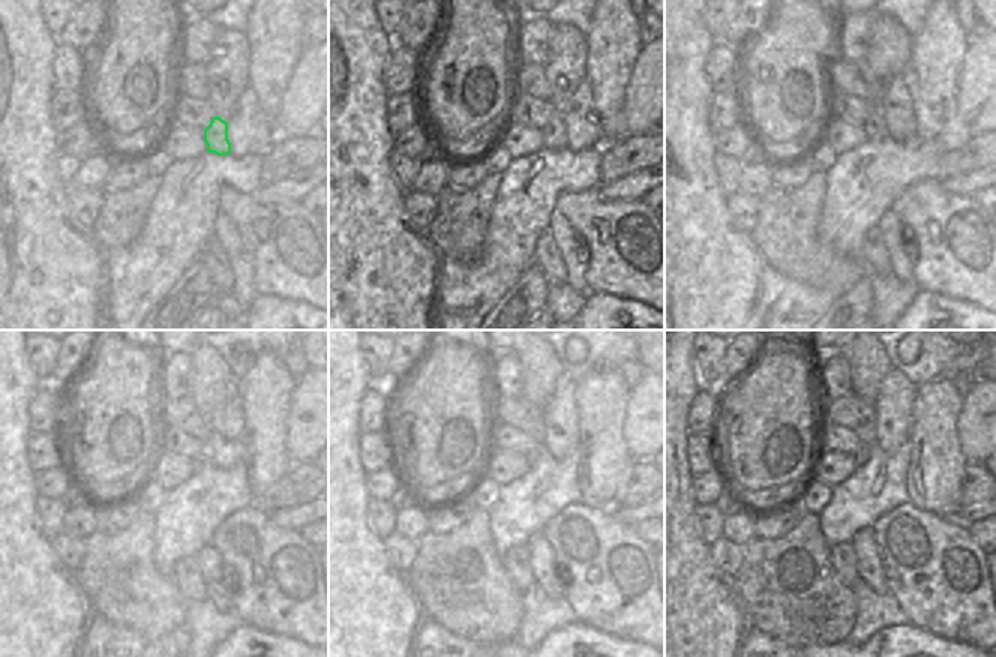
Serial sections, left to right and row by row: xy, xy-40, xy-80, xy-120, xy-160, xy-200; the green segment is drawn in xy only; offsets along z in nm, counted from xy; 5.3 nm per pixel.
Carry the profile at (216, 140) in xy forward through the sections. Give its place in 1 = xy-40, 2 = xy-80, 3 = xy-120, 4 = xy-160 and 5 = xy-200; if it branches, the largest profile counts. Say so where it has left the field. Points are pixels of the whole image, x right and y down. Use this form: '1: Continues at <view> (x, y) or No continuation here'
1: Continues at xy-40 (554, 135)
2: Continues at xy-80 (873, 126)
3: Continues at xy-120 (201, 458)
4: Continues at xy-160 (531, 456)
5: Continues at xy-200 (863, 453).

